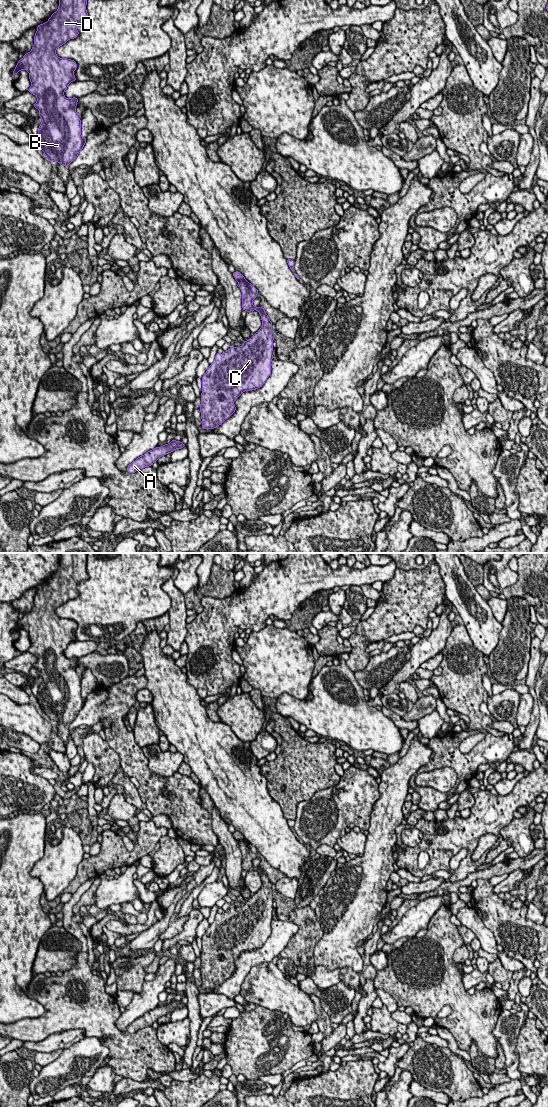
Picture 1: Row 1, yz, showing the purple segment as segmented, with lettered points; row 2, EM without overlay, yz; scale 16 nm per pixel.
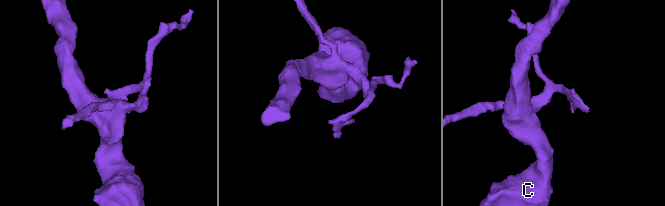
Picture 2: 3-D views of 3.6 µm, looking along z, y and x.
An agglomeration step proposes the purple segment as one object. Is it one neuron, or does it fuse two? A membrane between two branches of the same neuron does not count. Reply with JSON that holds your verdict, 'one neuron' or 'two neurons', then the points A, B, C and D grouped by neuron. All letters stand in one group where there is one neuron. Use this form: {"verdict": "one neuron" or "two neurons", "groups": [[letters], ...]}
{"verdict": "two neurons", "groups": [["A", "C"], ["B", "D"]]}

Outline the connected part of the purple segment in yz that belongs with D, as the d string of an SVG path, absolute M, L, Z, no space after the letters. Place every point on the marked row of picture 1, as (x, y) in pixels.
M59 0L57 11L47 22L37 26L31 51L18 61L12 73L16 75L20 70L29 73L31 86L27 91L37 97L33 107L39 110L39 117L42 118L36 139L48 160L59 162L66 167L78 156L87 138L81 136L81 120L76 112L78 98L68 99L64 96L68 85L77 81L74 75L77 63L71 59L59 58L56 49L68 40L78 37L77 25L89 18L86 5L87 0Z

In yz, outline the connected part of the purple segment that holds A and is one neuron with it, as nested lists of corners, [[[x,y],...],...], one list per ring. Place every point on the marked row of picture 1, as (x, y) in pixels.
[[[172,440],[170,443],[165,444],[161,447],[155,447],[154,449],[146,452],[144,455],[138,457],[135,461],[127,466],[127,472],[133,474],[139,469],[152,466],[154,462],[166,455],[172,453],[176,449],[182,449],[186,445],[181,441]]]

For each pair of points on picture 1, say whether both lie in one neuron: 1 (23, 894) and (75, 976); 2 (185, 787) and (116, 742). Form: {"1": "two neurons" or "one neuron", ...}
{"1": "two neurons", "2": "one neuron"}

